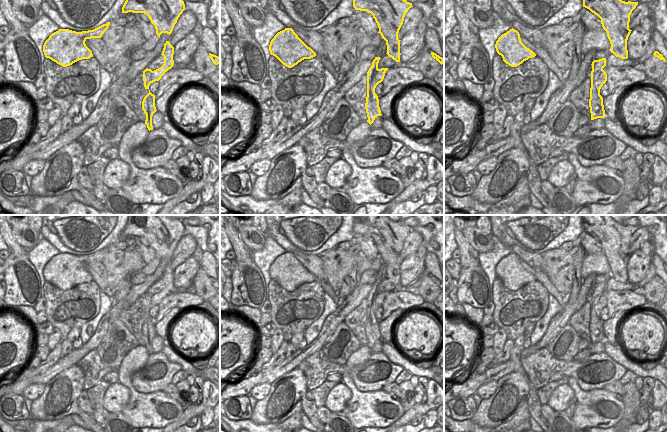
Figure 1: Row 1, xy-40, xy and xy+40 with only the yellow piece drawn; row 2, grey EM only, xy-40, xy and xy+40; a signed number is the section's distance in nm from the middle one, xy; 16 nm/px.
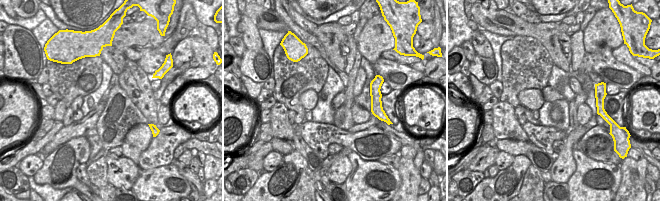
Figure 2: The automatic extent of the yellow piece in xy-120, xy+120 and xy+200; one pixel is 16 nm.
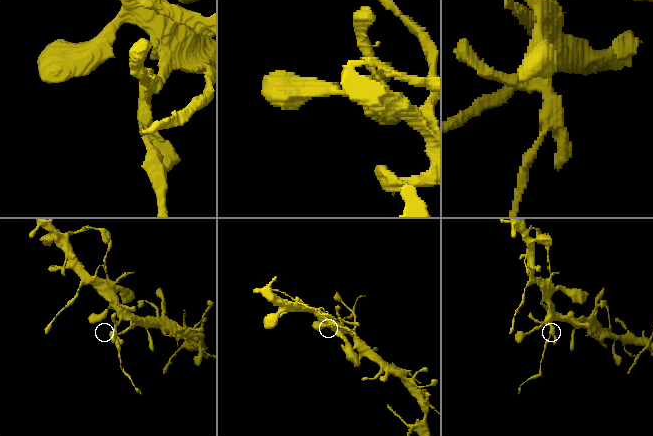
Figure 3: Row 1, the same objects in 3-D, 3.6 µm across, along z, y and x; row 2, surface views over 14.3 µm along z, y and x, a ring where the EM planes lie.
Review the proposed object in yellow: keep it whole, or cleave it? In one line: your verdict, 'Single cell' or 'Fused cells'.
Fused cells

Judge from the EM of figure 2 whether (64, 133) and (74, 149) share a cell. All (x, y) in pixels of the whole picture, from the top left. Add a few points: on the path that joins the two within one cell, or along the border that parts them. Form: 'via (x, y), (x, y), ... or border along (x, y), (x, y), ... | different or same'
border along (84, 135), (72, 137), (59, 144), (49, 153) | different

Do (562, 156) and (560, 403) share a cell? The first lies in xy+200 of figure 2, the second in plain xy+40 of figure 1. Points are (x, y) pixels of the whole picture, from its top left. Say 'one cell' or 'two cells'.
one cell

